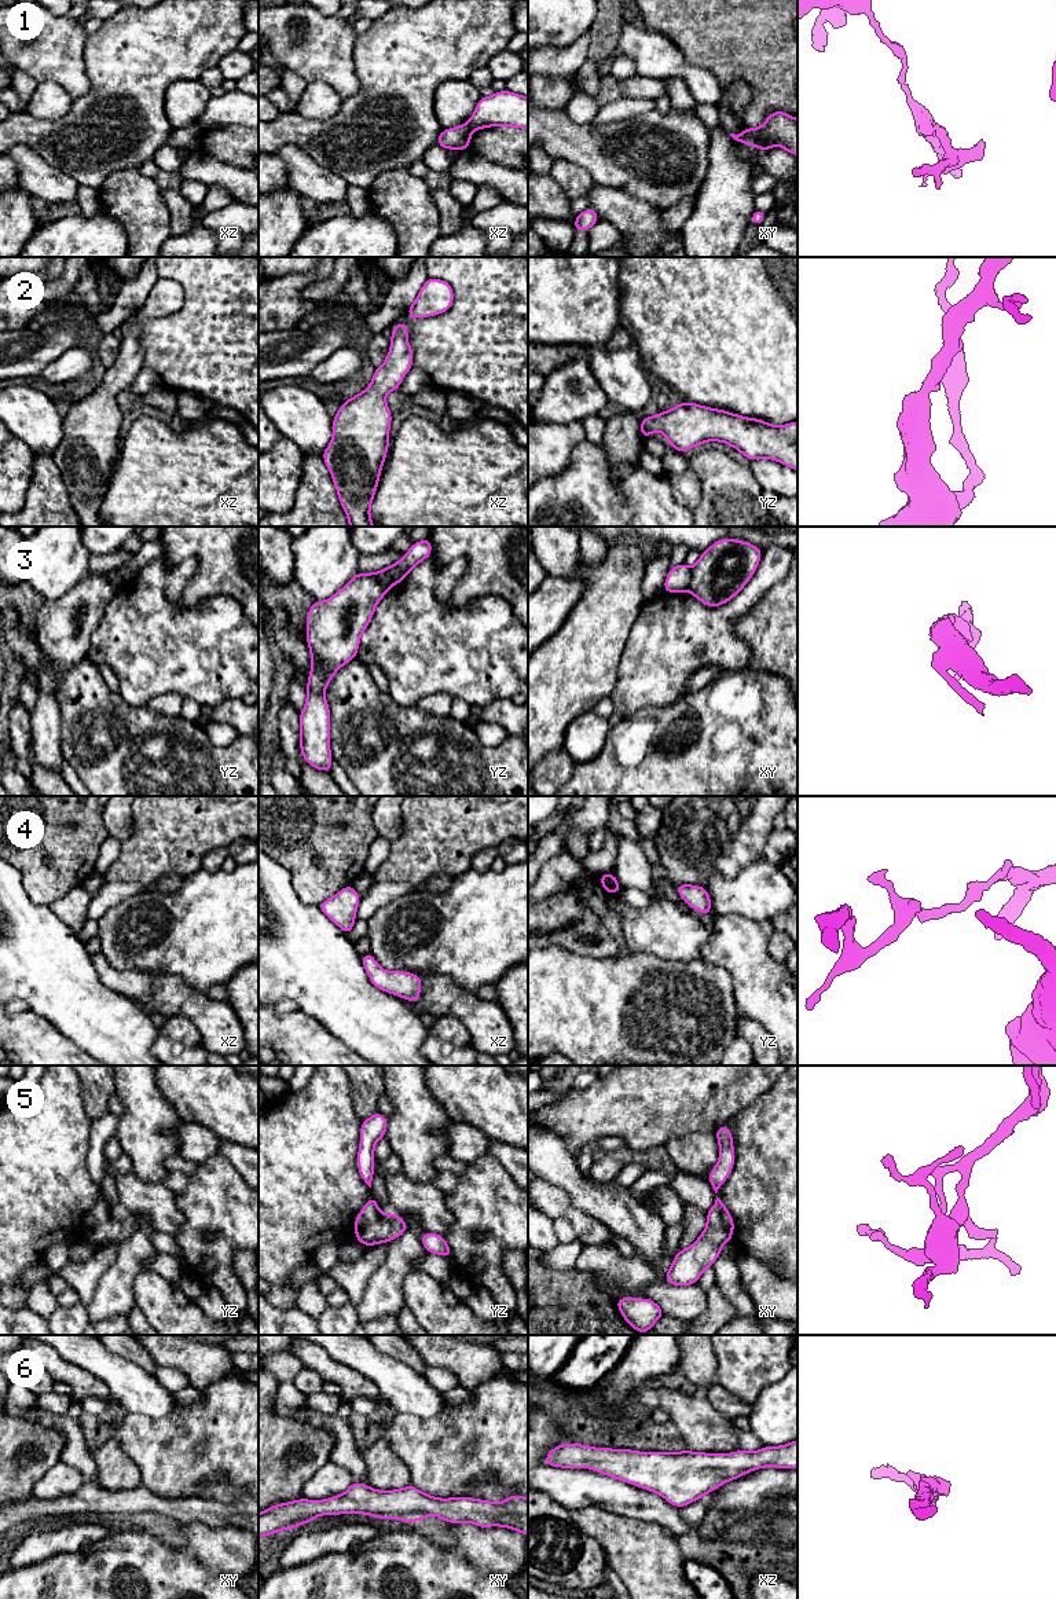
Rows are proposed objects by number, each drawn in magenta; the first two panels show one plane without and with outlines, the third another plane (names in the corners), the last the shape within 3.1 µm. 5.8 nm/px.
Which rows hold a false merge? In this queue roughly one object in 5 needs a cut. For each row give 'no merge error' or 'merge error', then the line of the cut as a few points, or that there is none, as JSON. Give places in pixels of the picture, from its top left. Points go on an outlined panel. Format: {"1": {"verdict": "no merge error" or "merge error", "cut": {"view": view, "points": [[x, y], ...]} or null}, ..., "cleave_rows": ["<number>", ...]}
{"1": {"verdict": "merge error", "cut": {"view": "xz", "points": [[468, 123], [473, 128]]}}, "2": {"verdict": "no merge error", "cut": null}, "3": {"verdict": "no merge error", "cut": null}, "4": {"verdict": "no merge error", "cut": null}, "5": {"verdict": "no merge error", "cut": null}, "6": {"verdict": "no merge error", "cut": null}, "cleave_rows": ["1"]}

